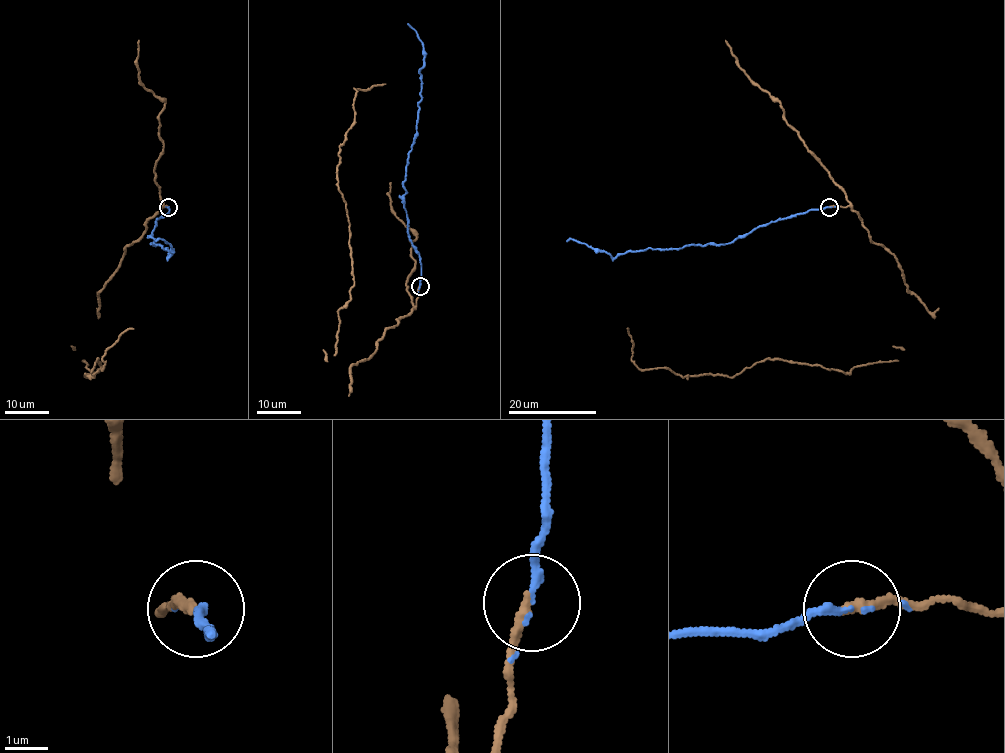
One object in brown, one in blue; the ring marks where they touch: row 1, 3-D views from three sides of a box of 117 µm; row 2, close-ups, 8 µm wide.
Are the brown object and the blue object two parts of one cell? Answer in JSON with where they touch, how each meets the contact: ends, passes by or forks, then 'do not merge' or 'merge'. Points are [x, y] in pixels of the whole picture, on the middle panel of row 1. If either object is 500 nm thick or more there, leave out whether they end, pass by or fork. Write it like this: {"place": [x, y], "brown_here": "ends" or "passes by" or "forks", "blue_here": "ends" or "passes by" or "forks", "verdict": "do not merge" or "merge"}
{"place": [420, 286], "brown_here": "ends", "blue_here": "passes by", "verdict": "merge"}

